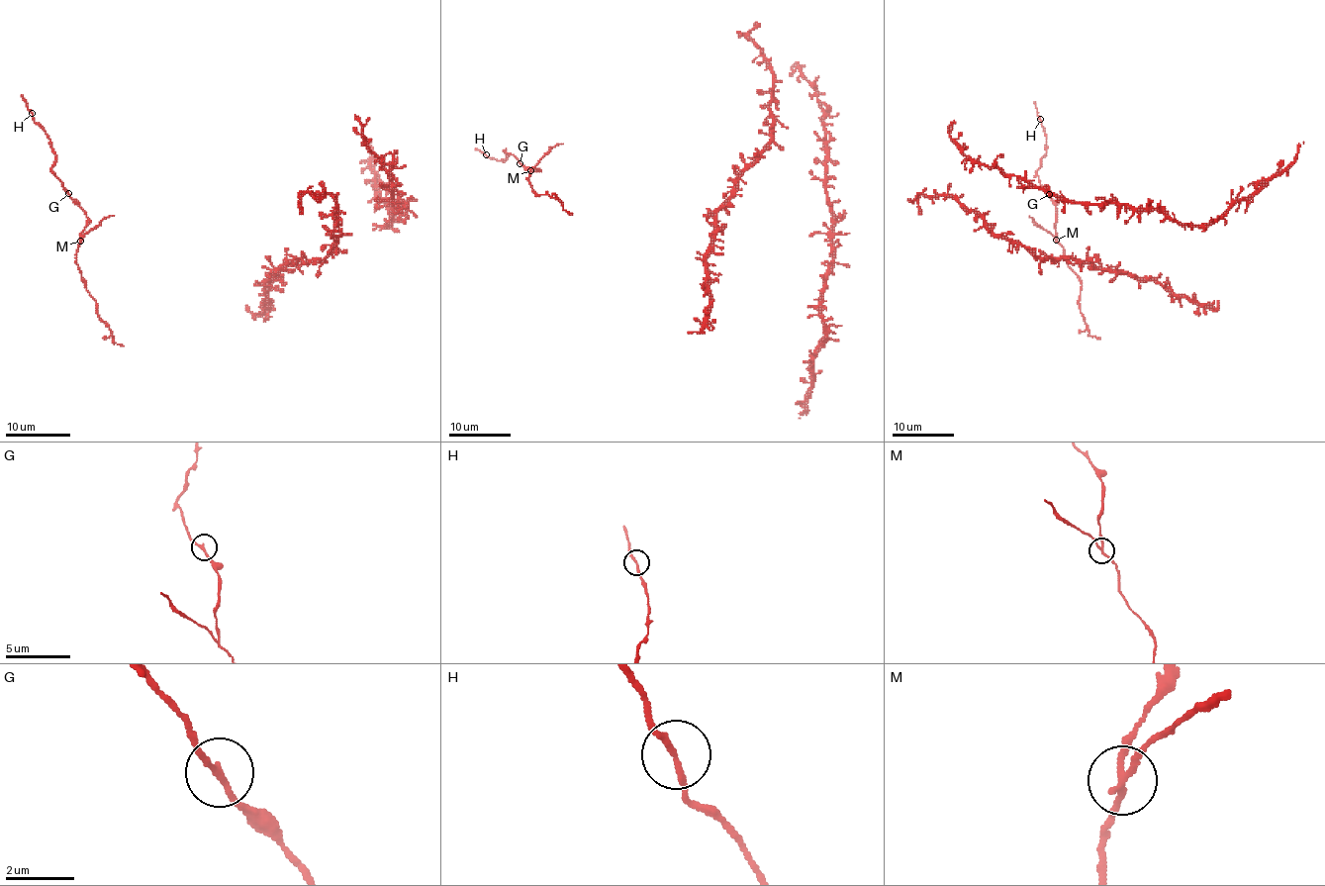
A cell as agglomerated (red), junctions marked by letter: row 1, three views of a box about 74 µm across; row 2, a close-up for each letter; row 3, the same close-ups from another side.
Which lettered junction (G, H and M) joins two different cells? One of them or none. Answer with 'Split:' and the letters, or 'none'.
Split: M

